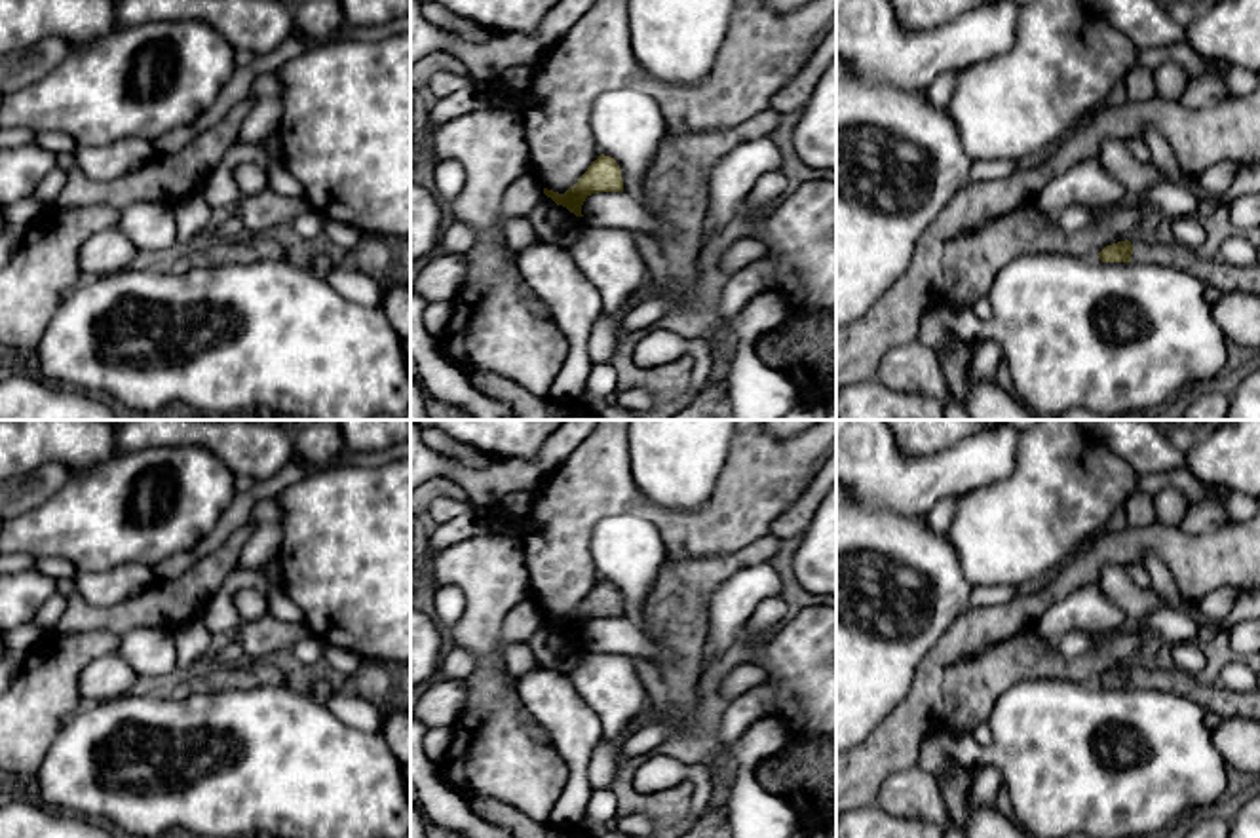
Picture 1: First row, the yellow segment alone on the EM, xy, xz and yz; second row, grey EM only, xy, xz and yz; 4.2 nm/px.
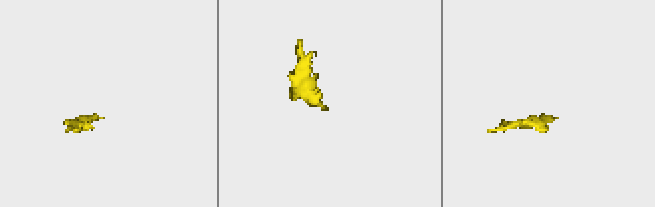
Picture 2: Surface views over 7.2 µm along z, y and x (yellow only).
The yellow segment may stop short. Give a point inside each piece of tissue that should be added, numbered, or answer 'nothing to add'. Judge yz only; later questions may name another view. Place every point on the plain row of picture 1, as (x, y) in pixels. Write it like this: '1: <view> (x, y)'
1: yz (1226, 704)

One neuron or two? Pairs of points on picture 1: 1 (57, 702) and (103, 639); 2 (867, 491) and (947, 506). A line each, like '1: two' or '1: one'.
1: one
2: two

